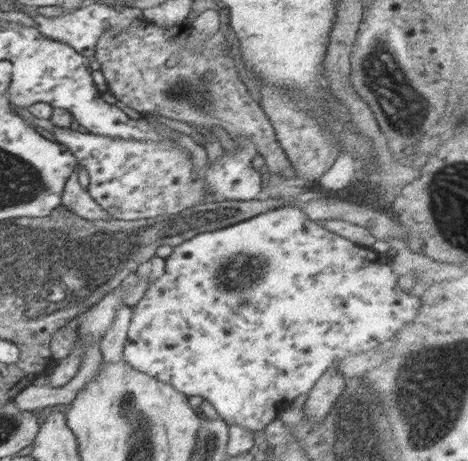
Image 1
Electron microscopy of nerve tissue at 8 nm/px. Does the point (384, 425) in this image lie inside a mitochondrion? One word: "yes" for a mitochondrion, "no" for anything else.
yes

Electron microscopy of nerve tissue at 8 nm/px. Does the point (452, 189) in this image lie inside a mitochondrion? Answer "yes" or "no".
yes

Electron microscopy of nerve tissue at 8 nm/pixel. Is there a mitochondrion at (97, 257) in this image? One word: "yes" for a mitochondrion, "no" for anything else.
yes

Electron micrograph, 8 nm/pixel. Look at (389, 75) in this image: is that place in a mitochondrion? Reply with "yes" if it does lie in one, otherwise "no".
no

